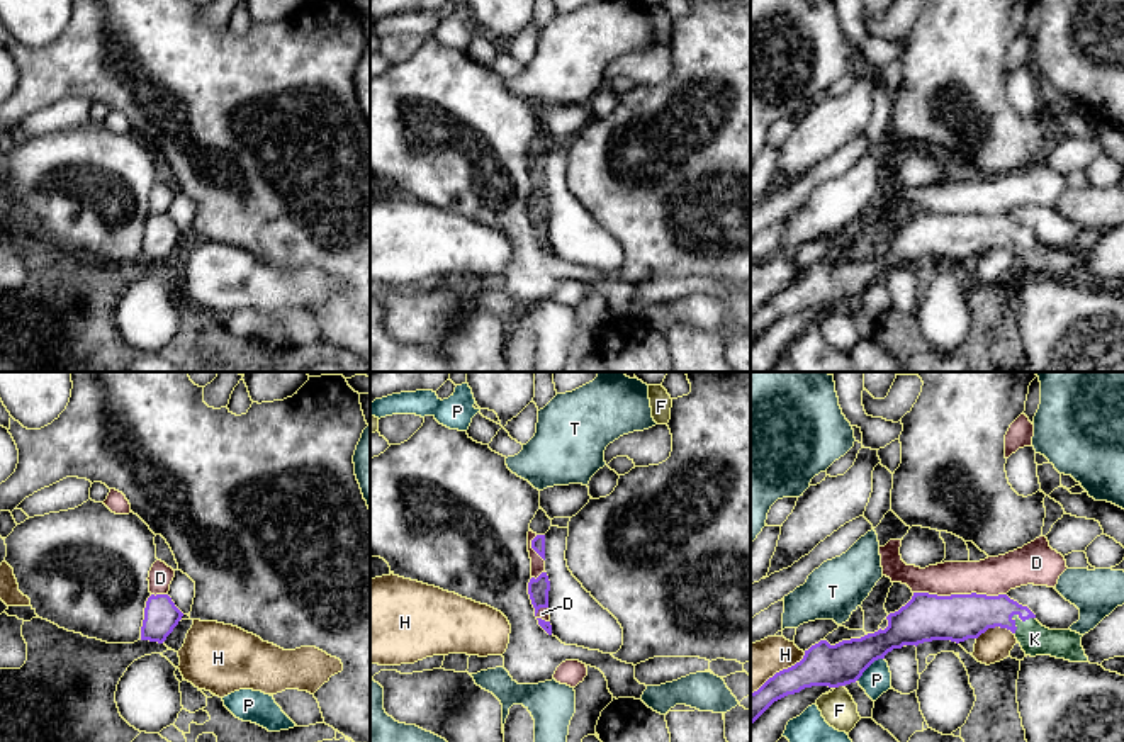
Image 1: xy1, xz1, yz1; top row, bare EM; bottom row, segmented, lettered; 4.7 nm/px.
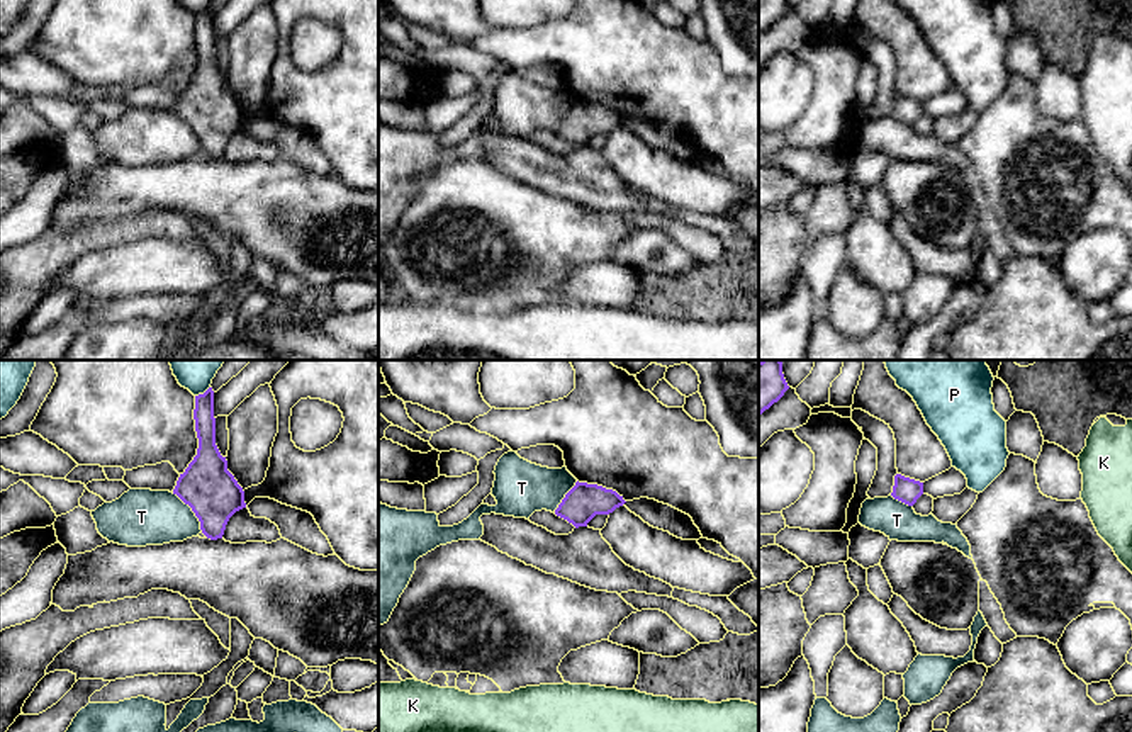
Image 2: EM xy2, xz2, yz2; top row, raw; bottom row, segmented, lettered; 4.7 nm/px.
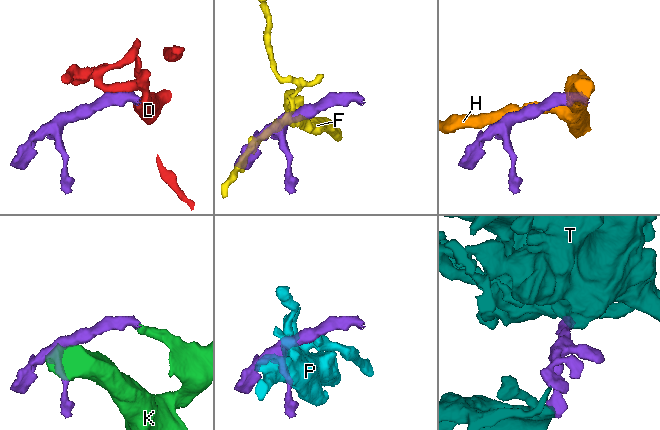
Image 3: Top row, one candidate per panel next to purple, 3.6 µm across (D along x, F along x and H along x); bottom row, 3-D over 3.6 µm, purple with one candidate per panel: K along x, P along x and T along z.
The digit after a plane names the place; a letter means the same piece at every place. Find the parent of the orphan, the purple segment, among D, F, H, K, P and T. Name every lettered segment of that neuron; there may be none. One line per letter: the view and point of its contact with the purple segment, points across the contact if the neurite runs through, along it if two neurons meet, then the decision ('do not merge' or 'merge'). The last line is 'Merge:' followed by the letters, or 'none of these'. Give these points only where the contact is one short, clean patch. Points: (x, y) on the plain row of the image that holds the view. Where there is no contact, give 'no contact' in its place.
D: yz1 (960, 214) | along yz1 (914, 211), (1005, 214) | do not merge
F: yz1 (839, 304) | along yz1 (842, 304), (836, 308) | do not merge
H: yz1 (780, 291) | do not merge
K: yz1 (1014, 233) | across yz1 (961, 236), (973, 233), (1014, 233), (1034, 258) | merge
P: yz1 (870, 284) | do not merge
T: xy2 (192, 129) | along xy2 (172, 112), (190, 128), (202, 150) | do not merge
Merge: K

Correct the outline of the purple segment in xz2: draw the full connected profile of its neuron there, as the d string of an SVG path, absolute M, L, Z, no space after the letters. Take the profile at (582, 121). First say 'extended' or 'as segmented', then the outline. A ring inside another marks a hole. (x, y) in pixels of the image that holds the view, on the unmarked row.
as segmented; M577 100L555 129L555 134L579 148L587 146L596 134L609 134L625 122L623 115L613 109Z

